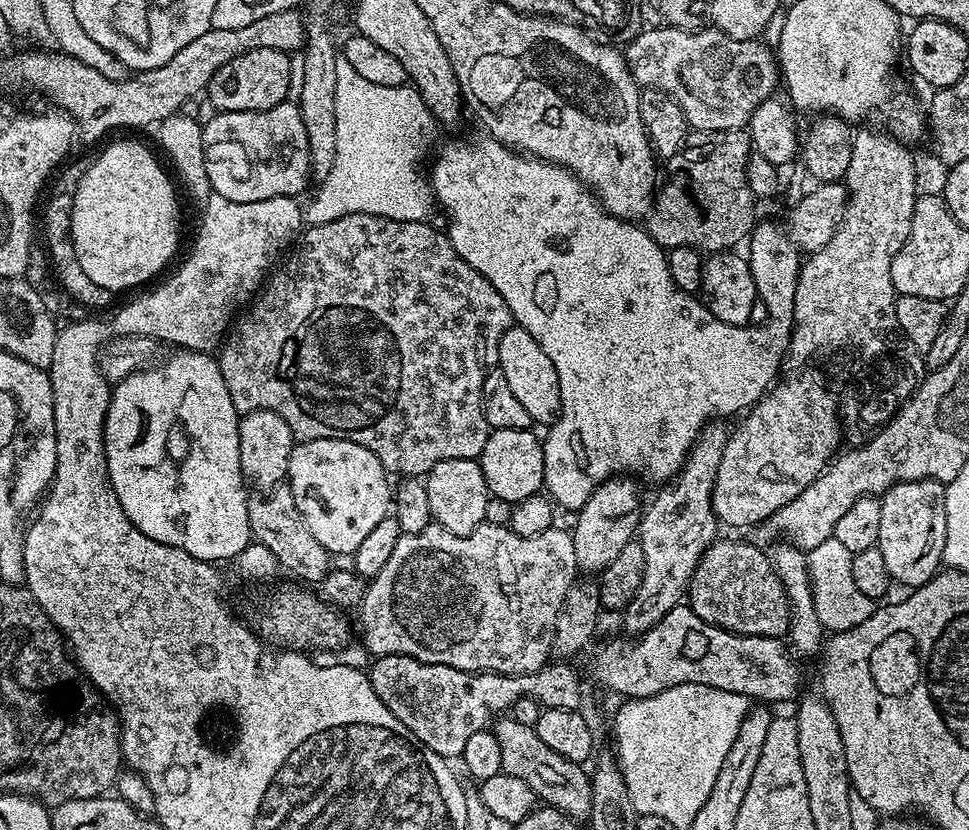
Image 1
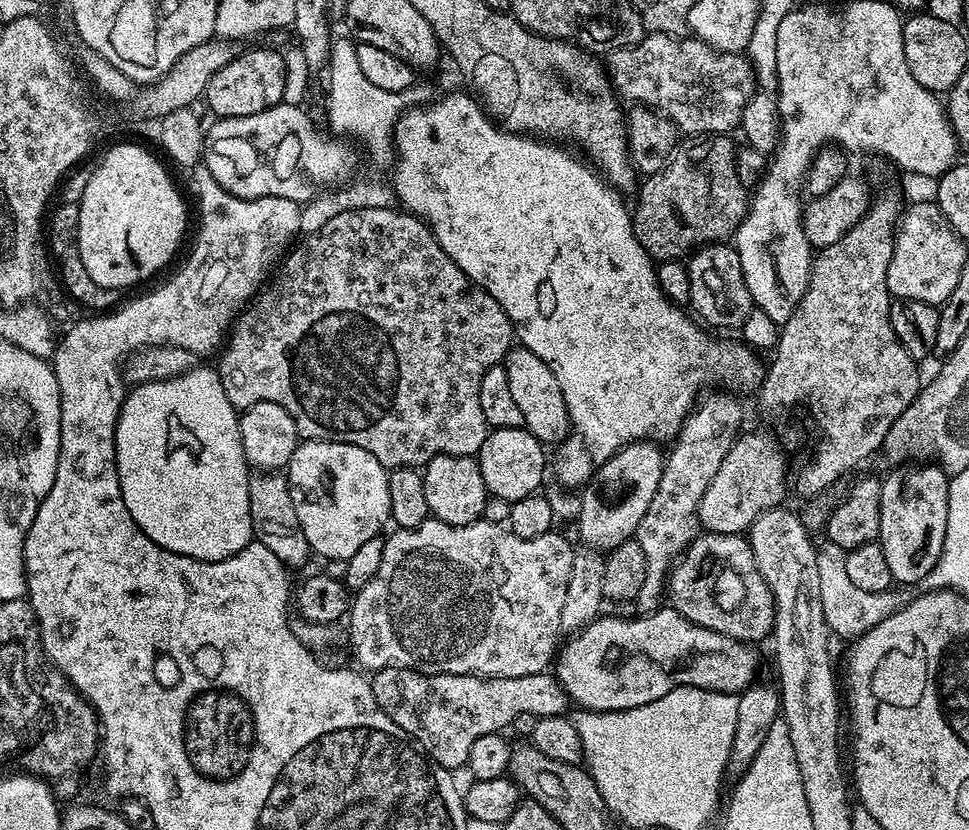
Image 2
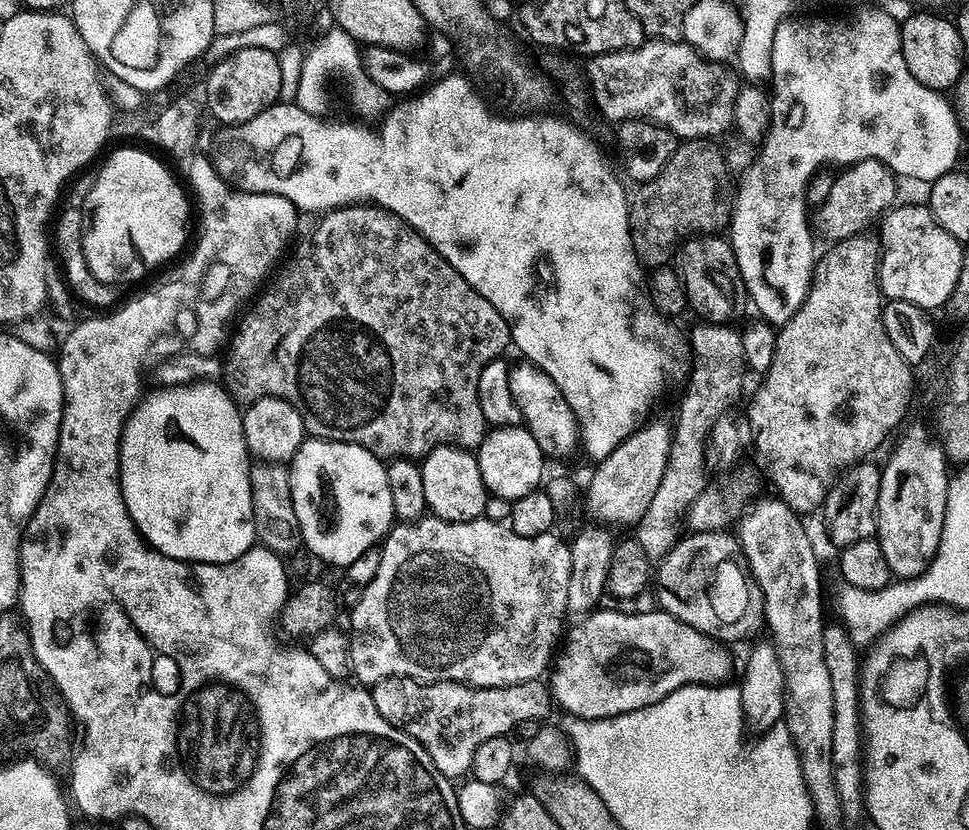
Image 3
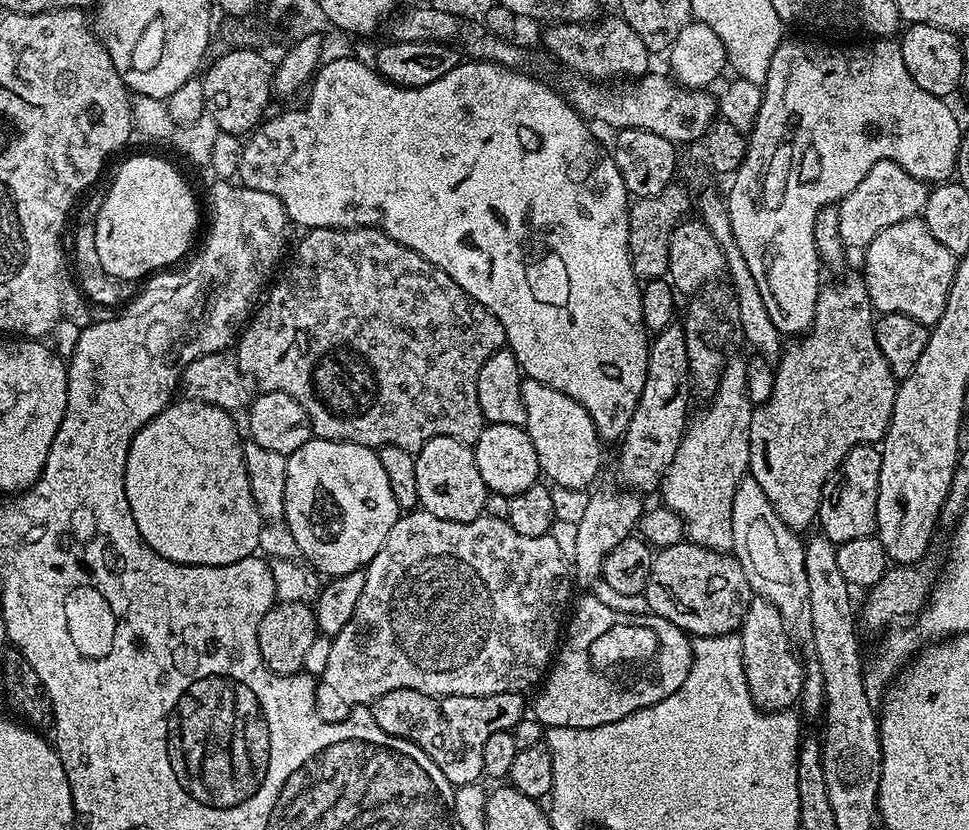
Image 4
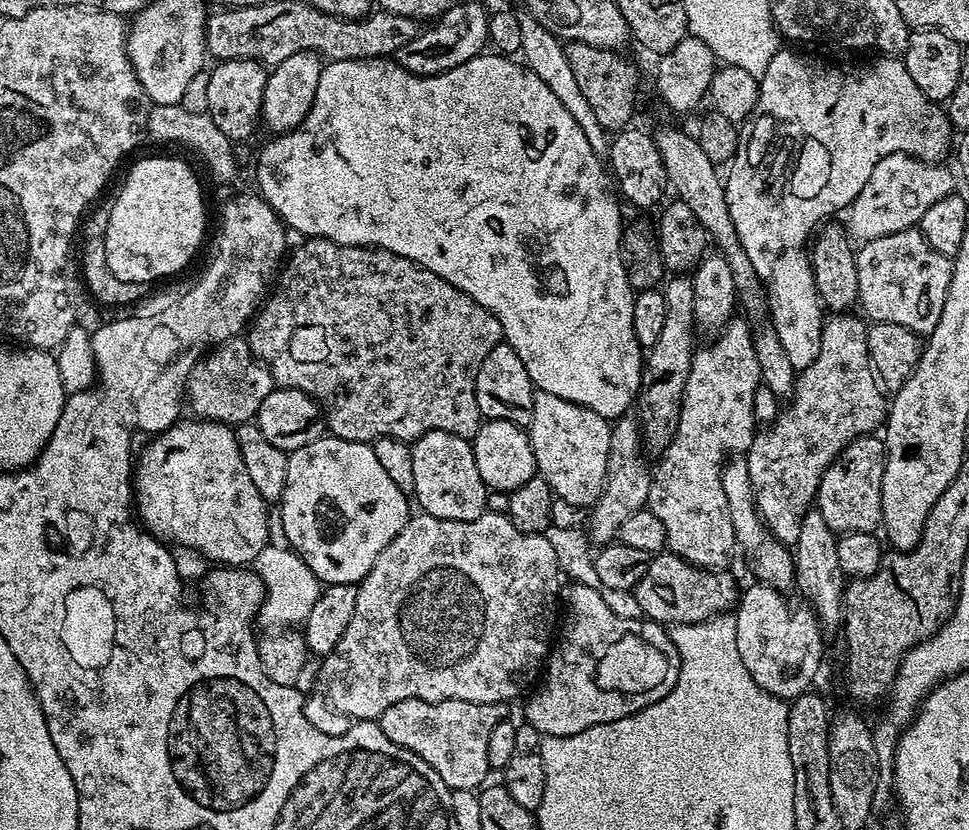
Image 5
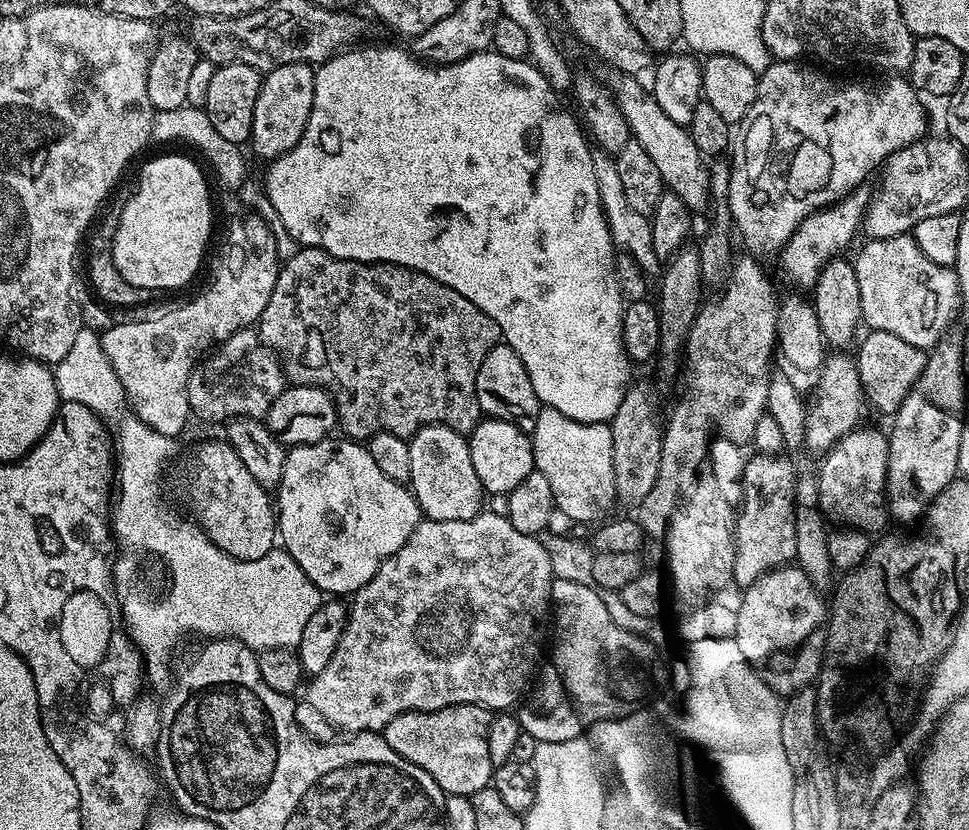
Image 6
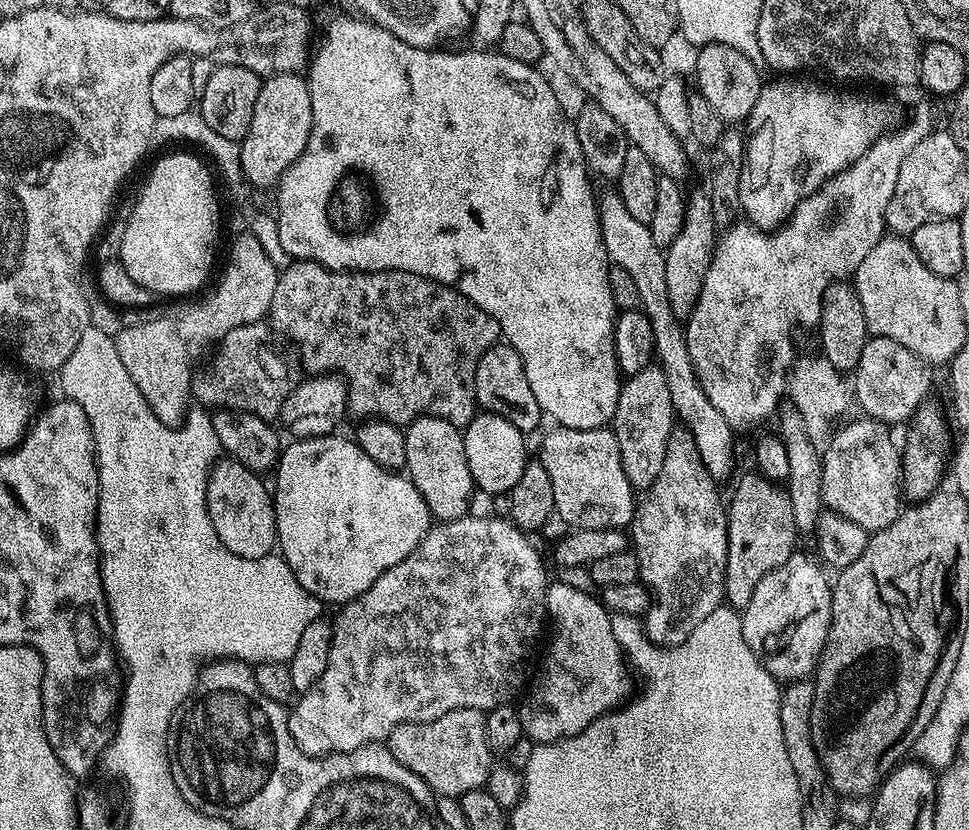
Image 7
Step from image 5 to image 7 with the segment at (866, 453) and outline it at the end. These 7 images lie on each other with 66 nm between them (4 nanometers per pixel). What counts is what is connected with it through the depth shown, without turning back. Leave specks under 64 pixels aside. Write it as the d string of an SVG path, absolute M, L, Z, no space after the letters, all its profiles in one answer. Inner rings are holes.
M859 418L849 424L841 423L835 429L830 450L824 455L822 466L822 498L824 507L829 512L842 514L842 518L850 518L850 522L858 522L862 530L869 534L878 530L886 530L894 518L898 518L902 511L902 452L898 447L898 440L892 437L893 429L881 420Z

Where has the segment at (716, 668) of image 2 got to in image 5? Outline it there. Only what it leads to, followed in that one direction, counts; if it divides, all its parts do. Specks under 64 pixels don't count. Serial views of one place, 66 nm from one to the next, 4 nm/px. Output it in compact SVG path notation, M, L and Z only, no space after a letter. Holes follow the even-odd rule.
M572 582L563 589L562 604L568 607L568 613L565 616L563 613L564 629L561 632L559 629L558 643L551 649L543 669L544 685L532 697L527 697L528 705L524 708L523 719L534 726L541 737L567 738L582 730L590 730L590 726L633 716L674 690L680 673L680 651L668 636L665 625L647 618L619 617L606 606L599 592L582 583Z

